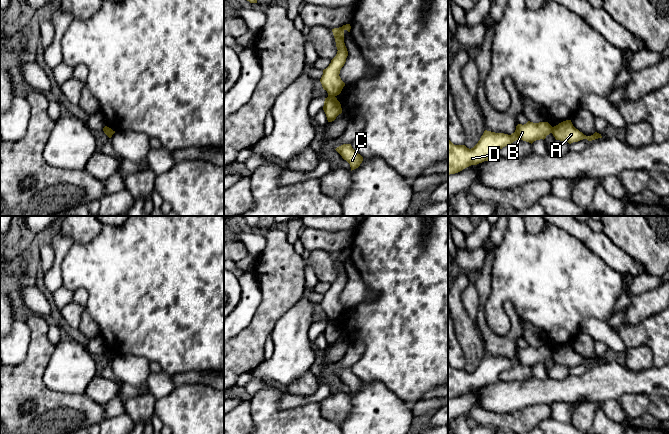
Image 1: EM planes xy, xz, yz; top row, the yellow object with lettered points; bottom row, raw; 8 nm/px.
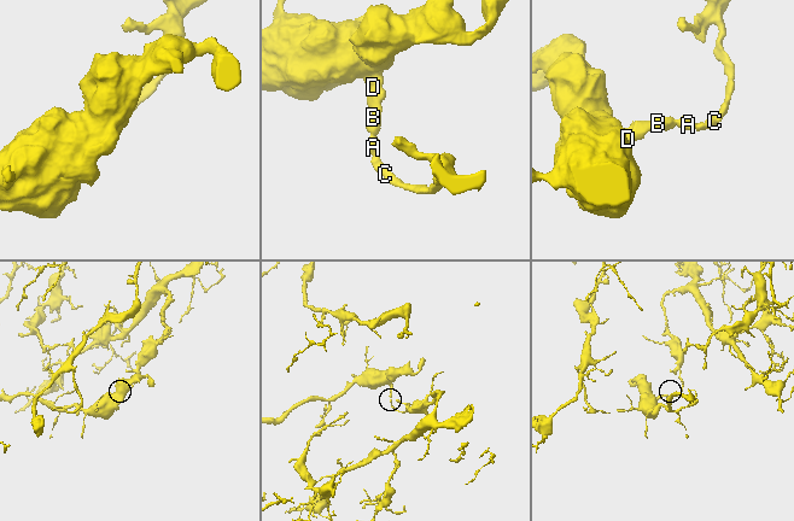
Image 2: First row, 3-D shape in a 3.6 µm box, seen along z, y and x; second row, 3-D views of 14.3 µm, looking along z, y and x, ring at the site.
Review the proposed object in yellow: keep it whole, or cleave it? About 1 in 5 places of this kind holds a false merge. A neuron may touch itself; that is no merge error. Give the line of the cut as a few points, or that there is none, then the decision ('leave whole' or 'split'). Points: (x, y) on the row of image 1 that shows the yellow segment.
cut xz (328, 95), (334, 96); split

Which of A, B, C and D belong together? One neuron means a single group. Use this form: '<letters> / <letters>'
A C / B D

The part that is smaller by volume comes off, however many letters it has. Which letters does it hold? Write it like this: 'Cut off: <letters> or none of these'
Cut off: B, D

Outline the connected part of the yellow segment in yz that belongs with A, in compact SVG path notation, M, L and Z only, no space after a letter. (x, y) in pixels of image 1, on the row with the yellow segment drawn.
M566 120L558 125L552 127L552 134L556 140L565 141L569 144L573 142L578 142L583 139L587 139L588 141L592 141L598 138L602 138L601 134L595 132L591 136L586 136L578 129L576 129L571 120Z

